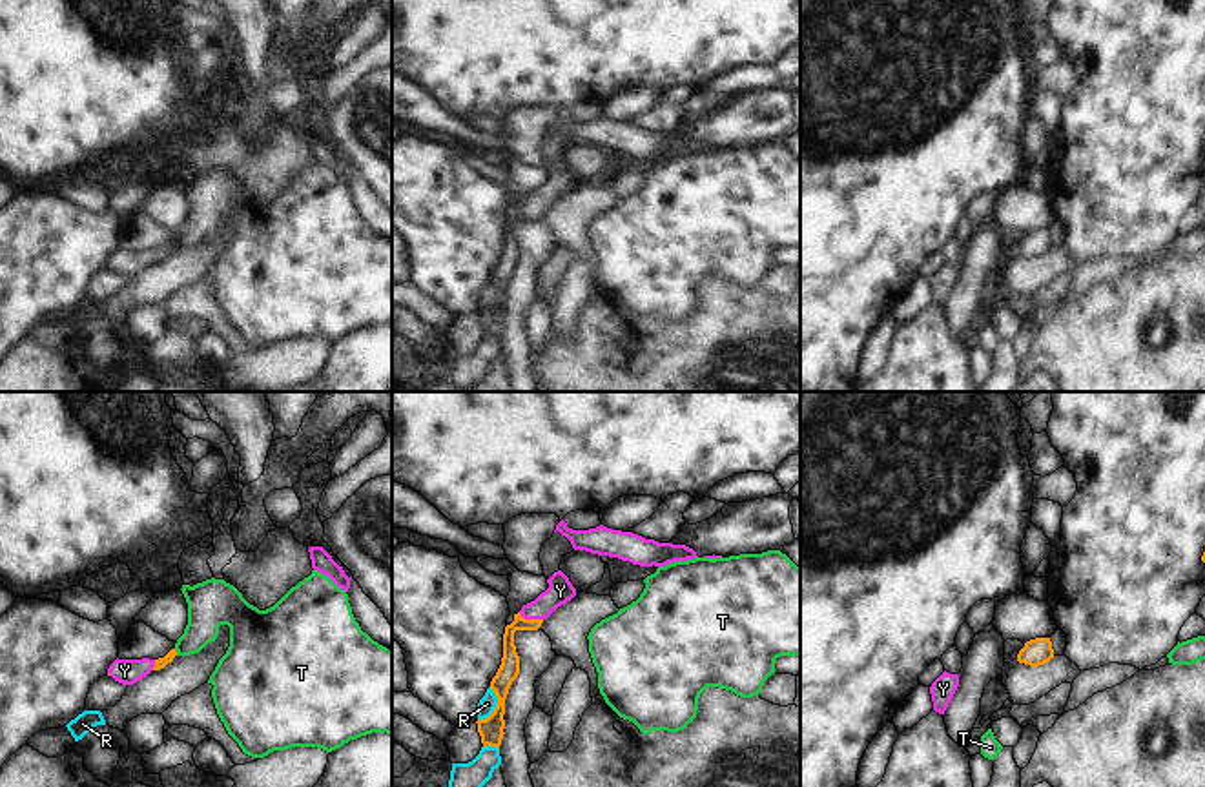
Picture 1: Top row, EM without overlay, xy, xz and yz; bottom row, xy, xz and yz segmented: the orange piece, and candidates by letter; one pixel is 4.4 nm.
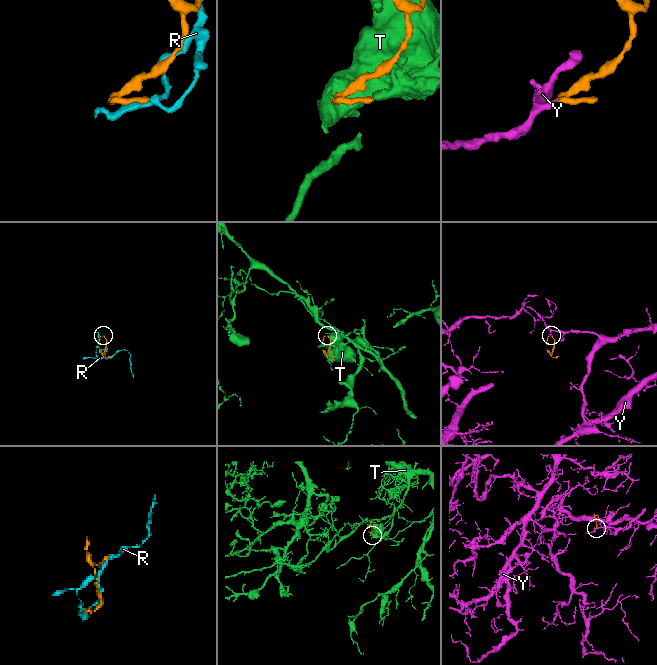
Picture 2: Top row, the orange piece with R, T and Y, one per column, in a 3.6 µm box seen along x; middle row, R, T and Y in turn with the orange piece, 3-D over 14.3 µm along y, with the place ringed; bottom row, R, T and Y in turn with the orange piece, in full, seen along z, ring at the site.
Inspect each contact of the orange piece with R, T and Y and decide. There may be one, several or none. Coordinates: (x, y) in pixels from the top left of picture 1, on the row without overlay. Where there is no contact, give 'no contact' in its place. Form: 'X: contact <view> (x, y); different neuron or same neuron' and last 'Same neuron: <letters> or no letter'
R: contact xz (496, 299); different neuron
T: contact xy (175, 245); different neuron
Y: contact xz (531, 212); same neuron
Same neuron: Y

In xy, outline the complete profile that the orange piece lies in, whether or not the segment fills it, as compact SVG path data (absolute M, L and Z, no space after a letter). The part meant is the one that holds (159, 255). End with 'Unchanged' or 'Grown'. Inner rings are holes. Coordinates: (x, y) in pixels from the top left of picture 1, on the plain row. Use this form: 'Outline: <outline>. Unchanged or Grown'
Outline: M171 240L164 250L159 250L159 251L149 251L149 250L118 251L117 250L109 257L108 266L122 277L133 277L139 271L146 270L151 262L164 261L168 255L173 253L175 248L177 248L177 242Z. Grown.

